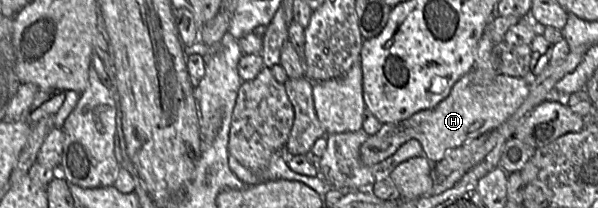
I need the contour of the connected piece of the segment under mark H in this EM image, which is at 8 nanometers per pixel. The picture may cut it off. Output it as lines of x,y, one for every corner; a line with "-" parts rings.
472,68
435,107
418,111
398,122
381,124
378,132
361,145
361,160
366,166
372,166
391,156
406,141
416,139
423,149
423,156
431,163
436,163
449,151
503,124
522,105
529,92
530,86
523,78
490,75

